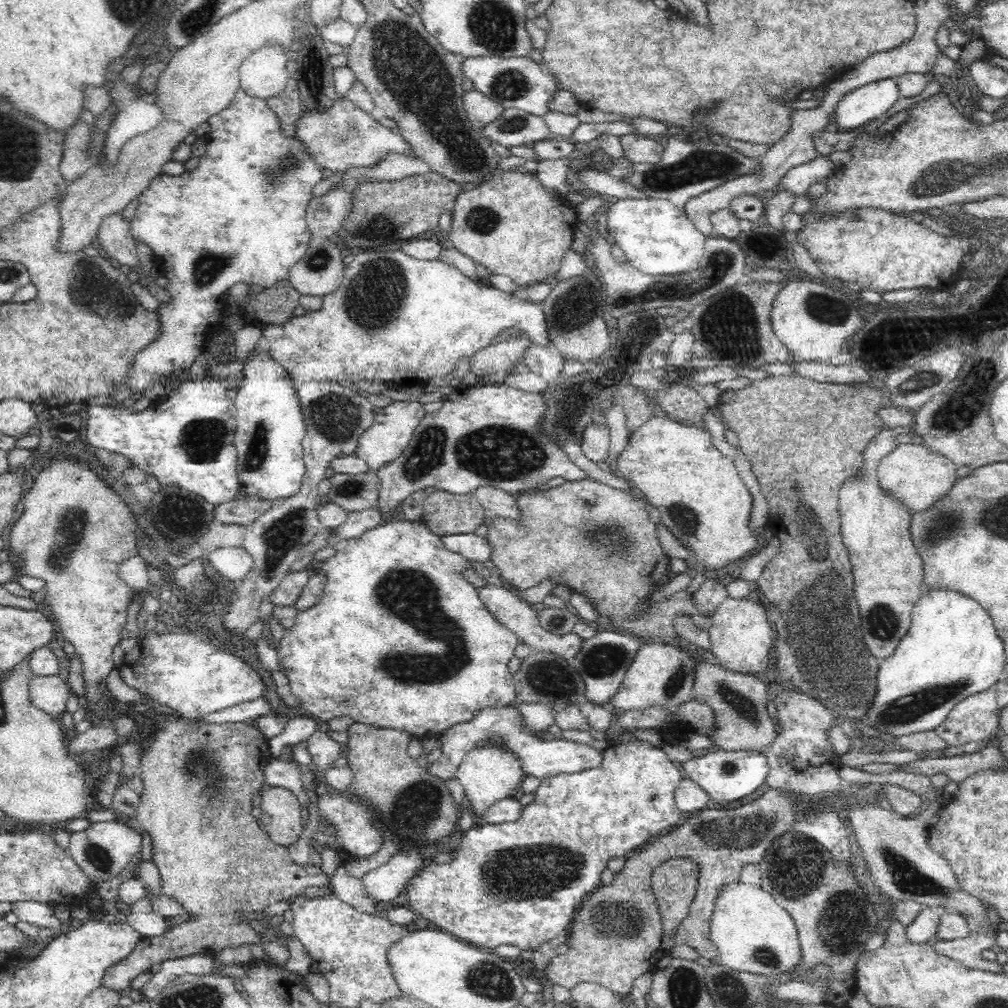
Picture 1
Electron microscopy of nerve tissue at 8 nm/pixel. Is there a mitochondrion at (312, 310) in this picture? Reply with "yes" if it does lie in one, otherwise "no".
no

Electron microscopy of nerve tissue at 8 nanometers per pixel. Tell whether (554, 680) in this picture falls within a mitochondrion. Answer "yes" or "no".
yes

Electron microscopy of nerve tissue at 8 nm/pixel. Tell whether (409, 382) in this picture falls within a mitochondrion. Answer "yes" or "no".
no

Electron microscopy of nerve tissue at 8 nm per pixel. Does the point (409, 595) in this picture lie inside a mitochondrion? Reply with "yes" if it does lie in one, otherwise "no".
yes

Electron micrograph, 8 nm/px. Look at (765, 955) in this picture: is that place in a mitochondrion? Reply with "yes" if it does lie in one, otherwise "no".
yes

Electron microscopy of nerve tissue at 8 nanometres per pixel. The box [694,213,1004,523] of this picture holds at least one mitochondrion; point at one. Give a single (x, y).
(963, 405)

